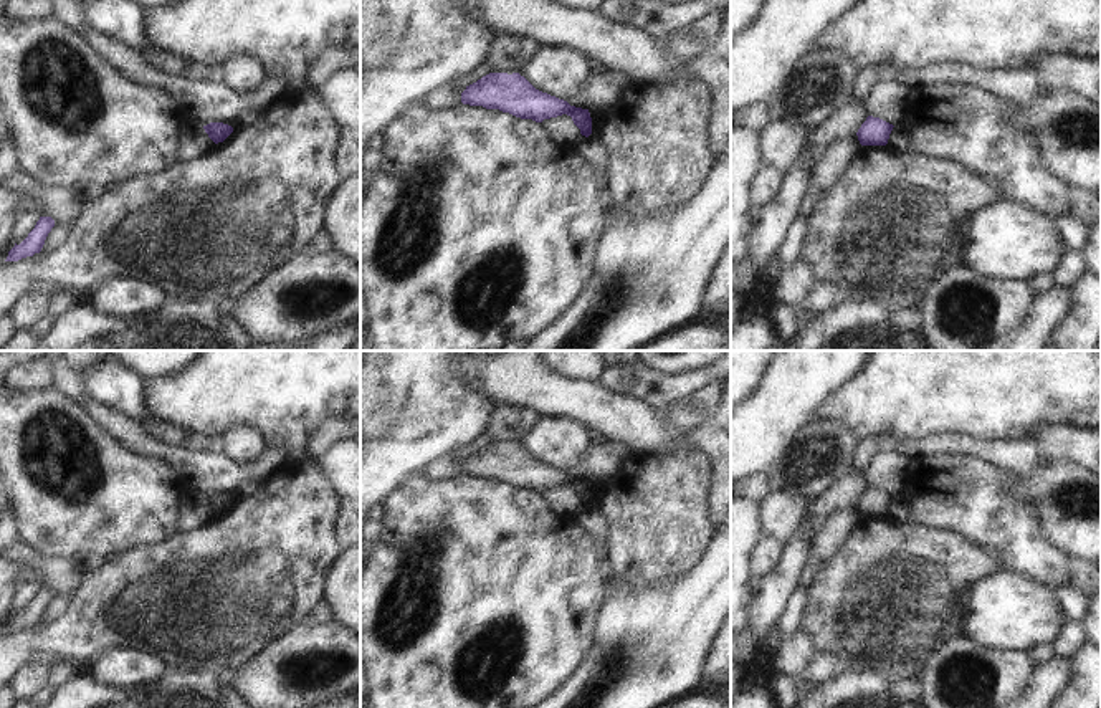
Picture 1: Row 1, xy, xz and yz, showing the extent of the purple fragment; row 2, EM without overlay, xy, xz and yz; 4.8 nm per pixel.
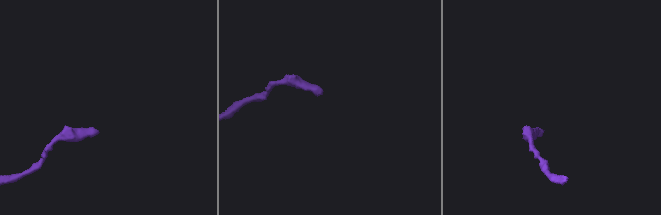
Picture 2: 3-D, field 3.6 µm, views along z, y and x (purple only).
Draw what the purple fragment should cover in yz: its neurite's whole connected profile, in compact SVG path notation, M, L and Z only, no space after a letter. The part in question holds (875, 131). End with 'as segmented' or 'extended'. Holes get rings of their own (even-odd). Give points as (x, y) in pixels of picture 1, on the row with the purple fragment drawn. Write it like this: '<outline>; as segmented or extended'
M868 116L856 136L861 146L886 146L893 127L879 117Z; as segmented

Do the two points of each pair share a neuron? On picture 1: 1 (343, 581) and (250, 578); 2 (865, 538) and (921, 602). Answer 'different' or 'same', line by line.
1: different
2: same

